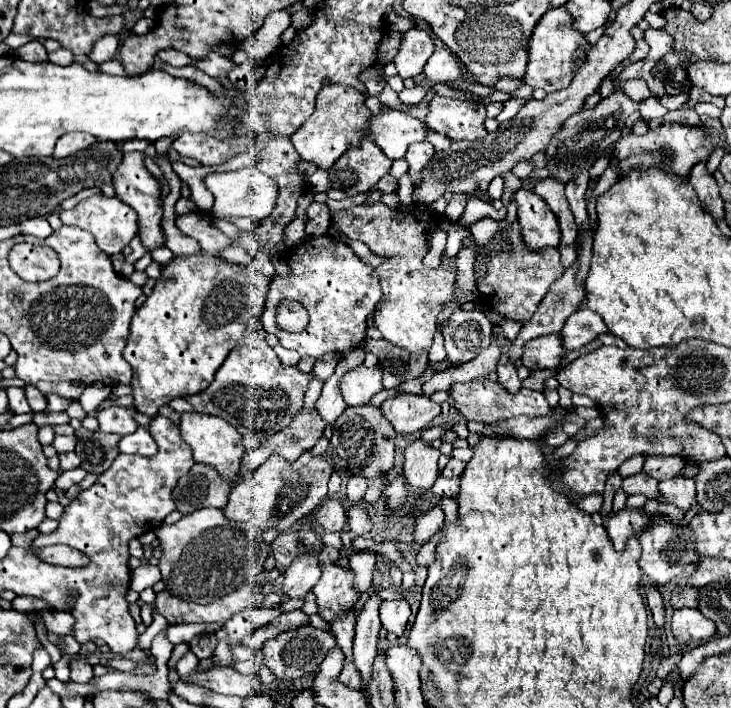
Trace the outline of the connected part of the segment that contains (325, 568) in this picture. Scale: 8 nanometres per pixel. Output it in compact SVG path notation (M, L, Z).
M320 562L322 576L312 588L318 604L318 614L332 622L342 612L352 610L360 600L360 592L354 588L354 570L338 566L334 562Z

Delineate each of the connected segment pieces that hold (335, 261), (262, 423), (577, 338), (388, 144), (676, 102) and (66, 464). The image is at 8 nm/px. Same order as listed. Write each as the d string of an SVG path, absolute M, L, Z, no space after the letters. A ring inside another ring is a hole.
M318 236L318 238L308 238L302 244L298 244L296 248L292 248L286 254L286 262L290 268L290 274L286 278L282 276L274 276L274 280L270 282L270 290L266 296L266 318L262 314L262 324L264 330L268 334L274 334L280 340L280 346L296 350L300 356L310 356L310 358L320 358L326 352L350 352L354 348L358 348L364 340L366 340L366 320L368 316L374 312L378 300L382 298L382 288L380 288L380 280L376 276L372 276L374 268L362 264L362 260L354 254L354 250L344 244L340 238L334 236ZM282 298L288 300L298 300L308 312L310 312L310 322L304 328L302 334L286 334L284 330L278 328L276 324L276 306Z
M254 316L248 322L244 344L232 348L228 358L216 370L212 384L196 394L186 396L198 414L214 414L230 422L242 436L258 434L262 438L276 434L292 422L292 416L300 412L304 404L304 392L310 384L310 374L300 372L296 366L280 364L276 352L266 344L260 318Z
M580 308L580 310L576 310L568 318L568 322L564 324L564 328L560 330L562 348L566 352L576 350L576 348L592 342L594 338L598 338L604 332L608 332L608 328L600 320L600 316L594 314L594 312L590 312L588 308Z
M390 110L384 116L372 116L366 136L392 160L406 154L408 146L426 140L426 128L406 112Z
M680 92L680 94L666 94L666 96L660 98L660 104L666 106L668 110L678 110L686 102L688 102L688 94L684 94L684 92Z
M76 452L60 454L60 470L74 470L78 466L80 466L80 458L76 456Z

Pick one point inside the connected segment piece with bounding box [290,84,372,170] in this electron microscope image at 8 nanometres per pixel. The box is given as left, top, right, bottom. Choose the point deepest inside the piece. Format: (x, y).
(337, 125)

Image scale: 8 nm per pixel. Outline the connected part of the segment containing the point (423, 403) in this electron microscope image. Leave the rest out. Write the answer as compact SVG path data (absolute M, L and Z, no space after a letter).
M398 394L384 400L380 412L398 434L414 434L424 430L440 414L440 404L428 396Z

